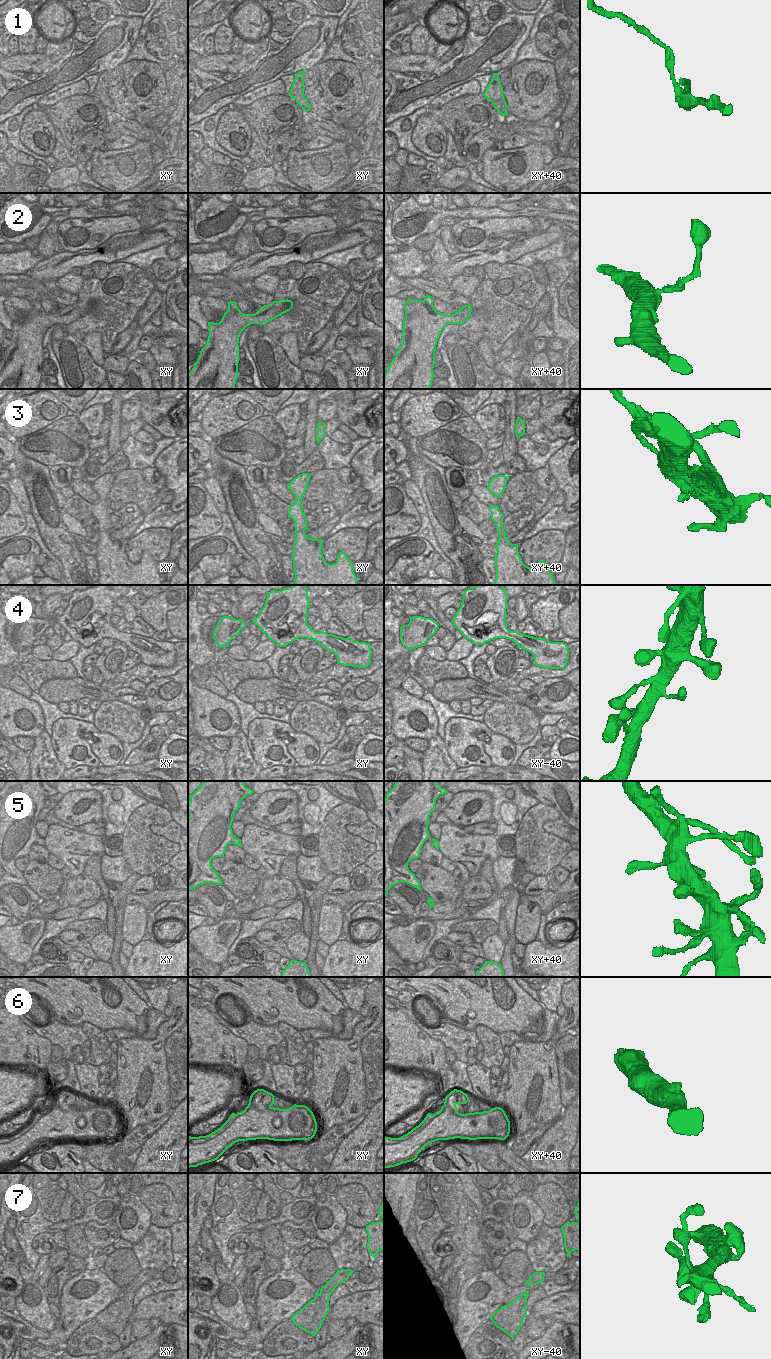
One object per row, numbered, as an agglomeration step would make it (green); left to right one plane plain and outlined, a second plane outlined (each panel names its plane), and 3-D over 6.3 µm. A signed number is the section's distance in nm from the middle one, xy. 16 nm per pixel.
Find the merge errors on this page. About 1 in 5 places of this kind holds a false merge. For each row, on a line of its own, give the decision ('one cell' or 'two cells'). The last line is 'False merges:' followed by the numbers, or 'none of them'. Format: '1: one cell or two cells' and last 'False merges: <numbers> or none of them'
1: one cell
2: one cell
3: one cell
4: one cell
5: one cell
6: one cell
7: one cell
False merges: none of them

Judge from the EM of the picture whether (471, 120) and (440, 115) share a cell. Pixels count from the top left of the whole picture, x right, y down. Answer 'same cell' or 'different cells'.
same cell

